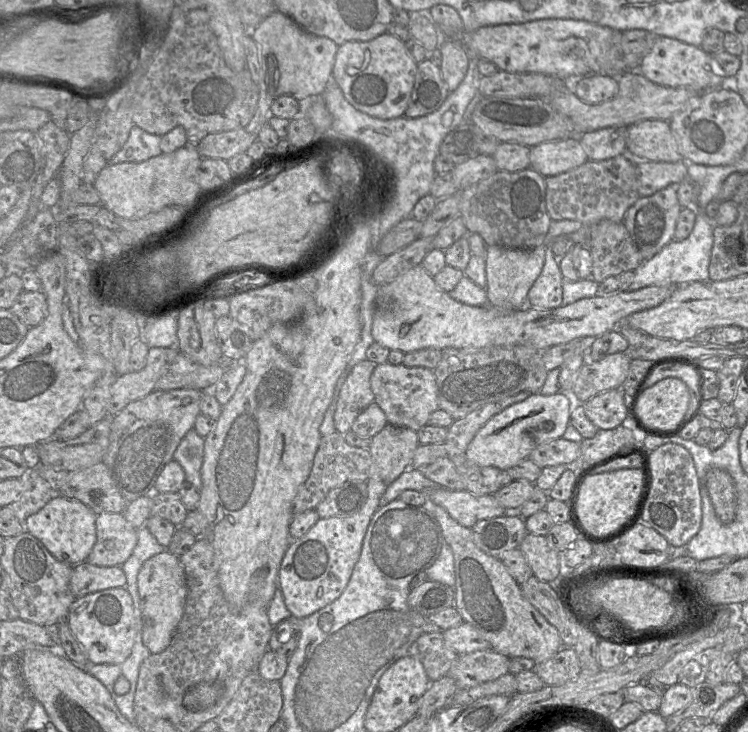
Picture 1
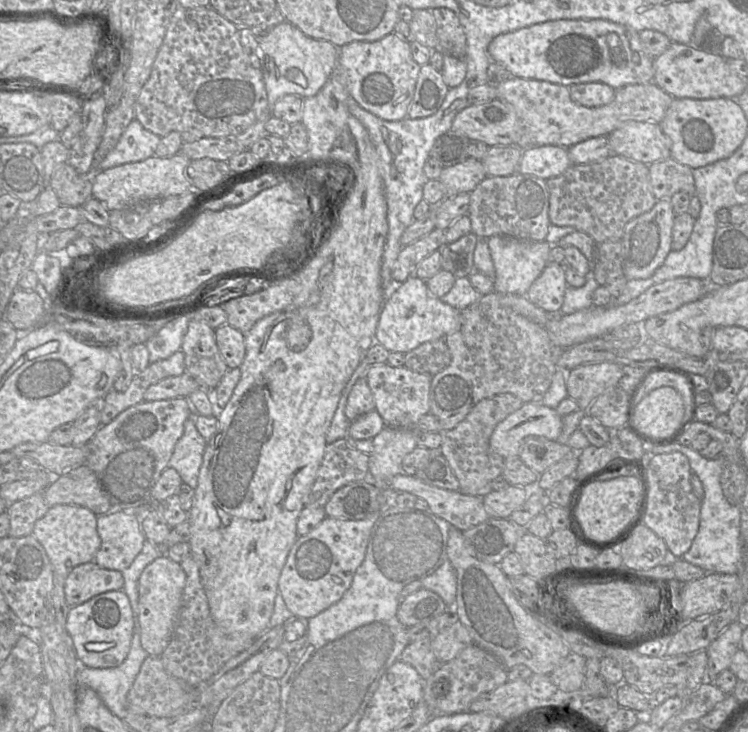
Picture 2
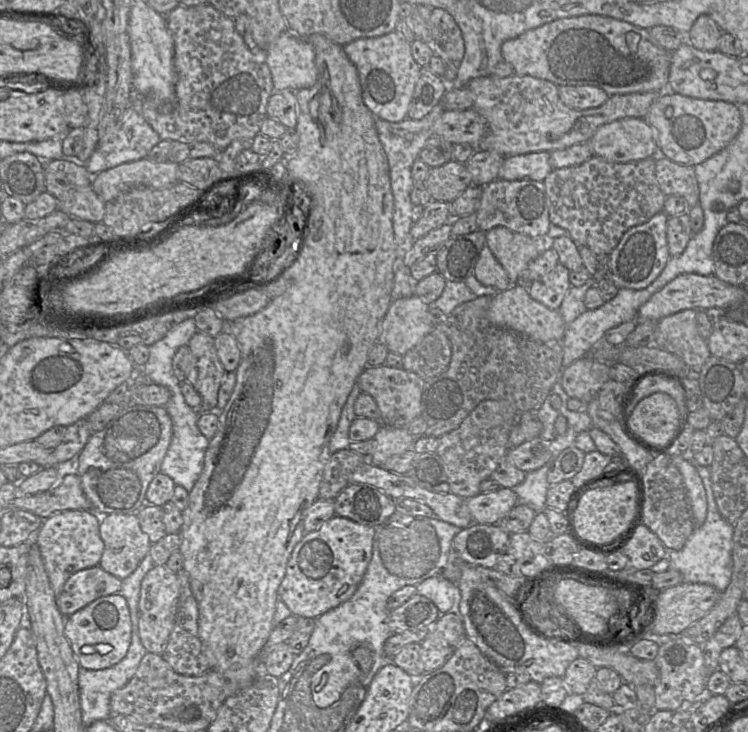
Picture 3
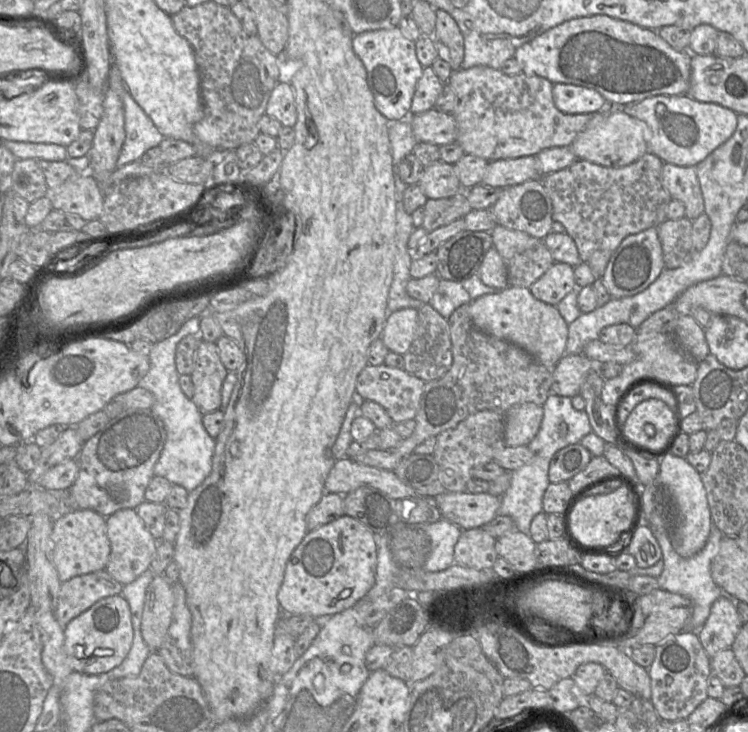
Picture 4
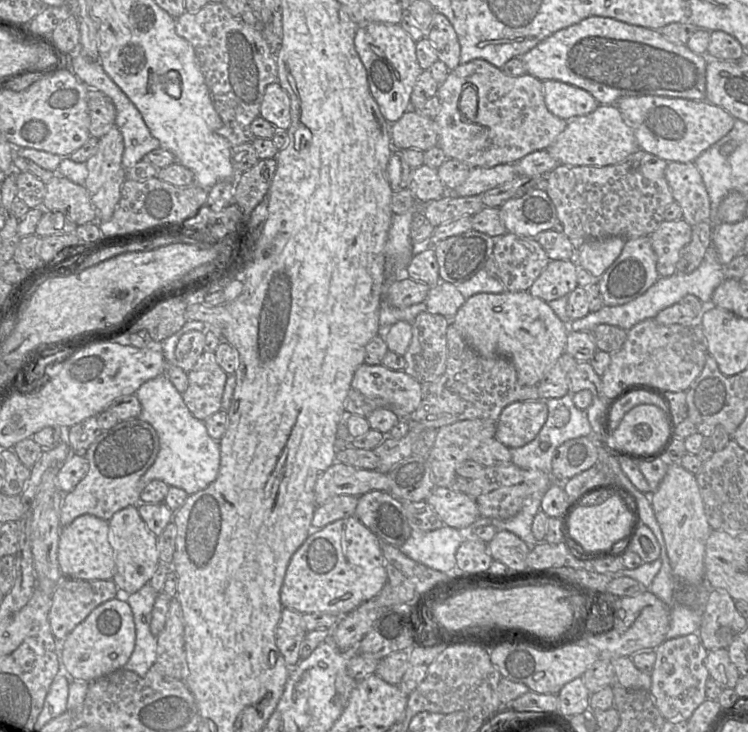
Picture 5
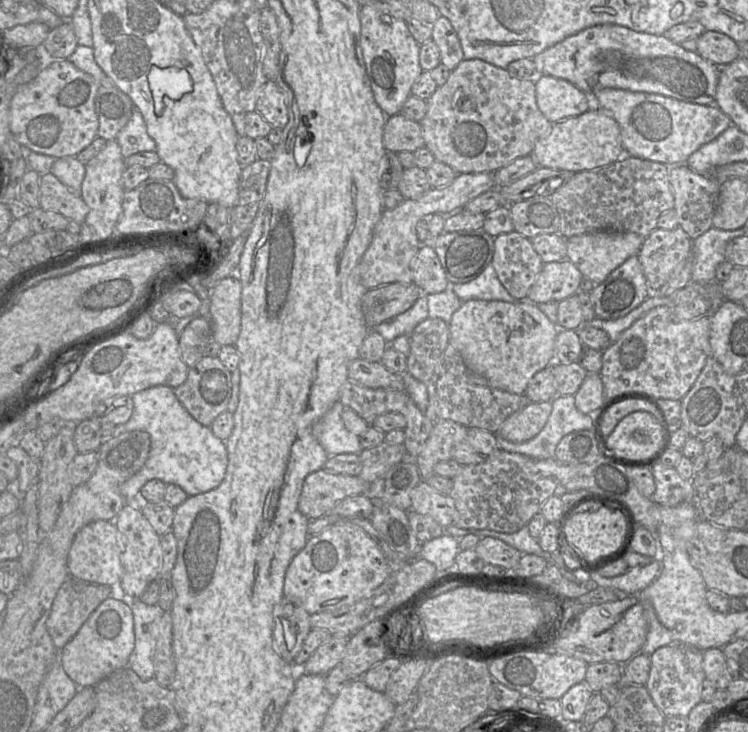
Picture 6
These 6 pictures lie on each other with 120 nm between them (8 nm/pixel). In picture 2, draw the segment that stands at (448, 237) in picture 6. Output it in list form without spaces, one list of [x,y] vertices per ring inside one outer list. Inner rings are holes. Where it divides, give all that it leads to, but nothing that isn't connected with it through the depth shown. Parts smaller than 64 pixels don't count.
[[[472,232],[453,243],[444,245],[441,251],[441,269],[449,271],[455,278],[469,277],[475,272],[473,255],[478,236]]]

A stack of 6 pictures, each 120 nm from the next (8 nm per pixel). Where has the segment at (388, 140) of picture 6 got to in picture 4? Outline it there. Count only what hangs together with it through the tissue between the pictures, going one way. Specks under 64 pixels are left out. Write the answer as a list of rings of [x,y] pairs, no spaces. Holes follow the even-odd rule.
[[[432,108],[420,114],[410,114],[410,123],[417,142],[440,146],[456,141],[457,123],[451,113]]]

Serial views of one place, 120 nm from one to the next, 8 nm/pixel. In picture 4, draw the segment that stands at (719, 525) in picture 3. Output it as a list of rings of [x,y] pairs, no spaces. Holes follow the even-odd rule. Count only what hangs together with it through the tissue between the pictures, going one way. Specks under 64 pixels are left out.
[[[712,523],[712,528],[706,545],[695,555],[691,557],[682,557],[675,551],[667,527],[652,529],[653,534],[661,547],[662,559],[653,566],[647,568],[635,567],[628,572],[632,576],[649,575],[656,577],[660,589],[689,598],[693,604],[692,615],[688,619],[687,627],[684,630],[698,631],[706,622],[714,601],[724,594],[723,590],[712,579],[711,564],[714,557],[719,552],[721,540],[725,535]]]

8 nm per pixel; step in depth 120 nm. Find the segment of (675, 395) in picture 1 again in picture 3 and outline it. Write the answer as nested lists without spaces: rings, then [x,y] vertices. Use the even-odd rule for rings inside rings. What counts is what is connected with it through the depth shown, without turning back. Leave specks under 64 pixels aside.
[[[657,392],[636,405],[628,419],[628,427],[641,441],[660,448],[672,436],[678,418],[679,409],[674,398]]]

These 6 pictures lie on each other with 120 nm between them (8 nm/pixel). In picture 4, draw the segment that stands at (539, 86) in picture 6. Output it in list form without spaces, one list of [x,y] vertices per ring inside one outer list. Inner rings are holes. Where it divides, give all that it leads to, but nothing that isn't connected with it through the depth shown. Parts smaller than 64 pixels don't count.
[[[554,83],[552,96],[555,106],[566,114],[595,114],[608,104],[597,90],[575,84]]]

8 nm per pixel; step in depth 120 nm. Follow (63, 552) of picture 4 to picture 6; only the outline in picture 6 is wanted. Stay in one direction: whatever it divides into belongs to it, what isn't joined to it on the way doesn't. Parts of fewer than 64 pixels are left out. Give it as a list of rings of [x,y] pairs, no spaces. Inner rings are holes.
[[[95,521],[79,530],[68,553],[67,568],[69,576],[78,580],[109,587],[117,586],[123,576],[123,568],[114,521]]]

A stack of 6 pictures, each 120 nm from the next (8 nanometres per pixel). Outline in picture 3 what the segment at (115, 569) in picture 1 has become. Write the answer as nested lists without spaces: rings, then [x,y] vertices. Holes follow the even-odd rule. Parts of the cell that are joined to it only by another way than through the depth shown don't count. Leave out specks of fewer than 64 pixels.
[[[99,566],[80,570],[69,577],[56,597],[60,613],[66,618],[98,598],[117,594],[122,581]]]

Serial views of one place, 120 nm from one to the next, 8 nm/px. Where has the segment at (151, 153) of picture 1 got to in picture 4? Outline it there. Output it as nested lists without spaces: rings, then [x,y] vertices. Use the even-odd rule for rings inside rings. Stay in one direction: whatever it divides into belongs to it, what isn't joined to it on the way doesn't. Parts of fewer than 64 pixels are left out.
[[[129,92],[123,94],[122,103],[125,140],[116,168],[138,161],[147,150],[159,146],[165,138]]]

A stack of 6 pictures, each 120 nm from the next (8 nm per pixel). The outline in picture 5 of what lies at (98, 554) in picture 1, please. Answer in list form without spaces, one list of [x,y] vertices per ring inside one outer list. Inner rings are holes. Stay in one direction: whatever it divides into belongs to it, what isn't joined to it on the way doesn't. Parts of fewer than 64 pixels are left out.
[[[129,506],[117,512],[108,521],[109,541],[114,551],[115,574],[113,582],[124,596],[136,593],[149,584],[159,564],[157,537],[148,529],[139,515],[138,506]]]

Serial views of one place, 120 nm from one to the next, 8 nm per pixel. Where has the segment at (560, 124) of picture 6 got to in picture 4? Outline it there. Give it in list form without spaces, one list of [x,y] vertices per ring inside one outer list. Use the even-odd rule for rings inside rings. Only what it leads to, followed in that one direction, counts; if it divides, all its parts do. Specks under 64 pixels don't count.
[[[607,104],[602,111],[592,115],[586,128],[570,144],[577,159],[606,167],[624,167],[649,151],[647,130],[640,120],[625,111],[626,107]]]

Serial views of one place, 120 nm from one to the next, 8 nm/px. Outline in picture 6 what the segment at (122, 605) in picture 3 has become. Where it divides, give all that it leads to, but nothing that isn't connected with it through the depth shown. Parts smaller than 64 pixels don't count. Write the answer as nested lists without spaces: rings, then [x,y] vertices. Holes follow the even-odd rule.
[[[112,597],[103,601],[77,634],[59,651],[59,660],[70,679],[82,687],[94,687],[111,673],[126,667],[134,650],[134,619],[129,602]]]

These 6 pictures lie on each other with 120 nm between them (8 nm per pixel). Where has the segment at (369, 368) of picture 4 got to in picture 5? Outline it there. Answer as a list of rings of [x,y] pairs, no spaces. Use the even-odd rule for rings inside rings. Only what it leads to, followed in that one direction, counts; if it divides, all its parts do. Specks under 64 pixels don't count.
[[[361,364],[354,373],[351,386],[366,397],[386,400],[390,407],[389,409],[401,419],[409,419],[415,413],[422,400],[421,383],[406,374],[404,370],[394,371],[383,364]]]

